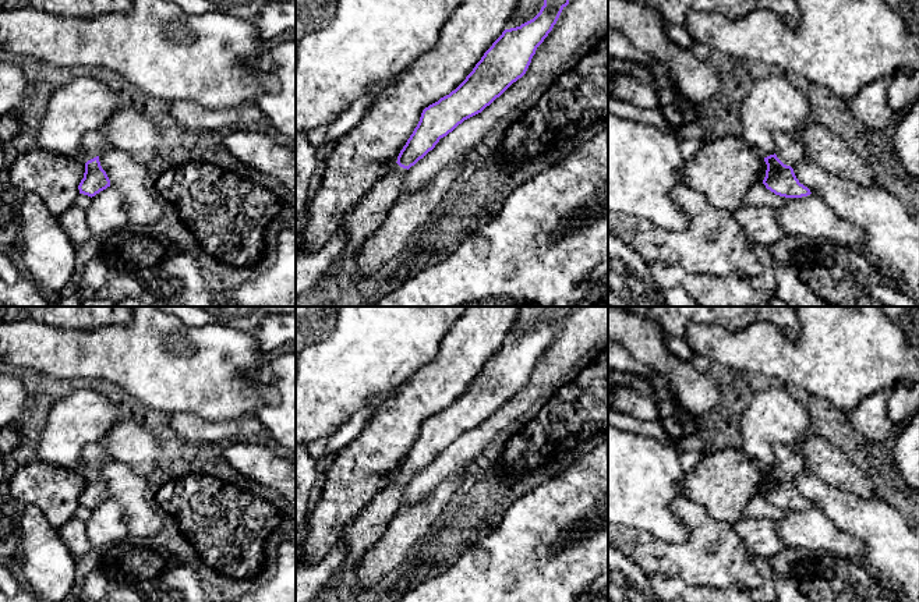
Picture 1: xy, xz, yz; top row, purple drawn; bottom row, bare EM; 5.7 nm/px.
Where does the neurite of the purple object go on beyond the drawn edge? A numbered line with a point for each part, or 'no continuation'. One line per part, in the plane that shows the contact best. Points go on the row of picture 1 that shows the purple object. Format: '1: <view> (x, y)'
1: yz (788, 148)

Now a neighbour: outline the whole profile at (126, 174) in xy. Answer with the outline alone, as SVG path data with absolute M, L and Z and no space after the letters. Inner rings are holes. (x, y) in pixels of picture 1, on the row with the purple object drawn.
M105 149L99 155L102 169L110 185L117 188L126 201L128 227L144 230L153 226L163 215L163 206L146 187L148 169L119 149Z

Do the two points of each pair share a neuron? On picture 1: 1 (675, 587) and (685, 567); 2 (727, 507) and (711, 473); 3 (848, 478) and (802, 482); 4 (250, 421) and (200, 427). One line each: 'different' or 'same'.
1: different
2: same
3: different
4: same

